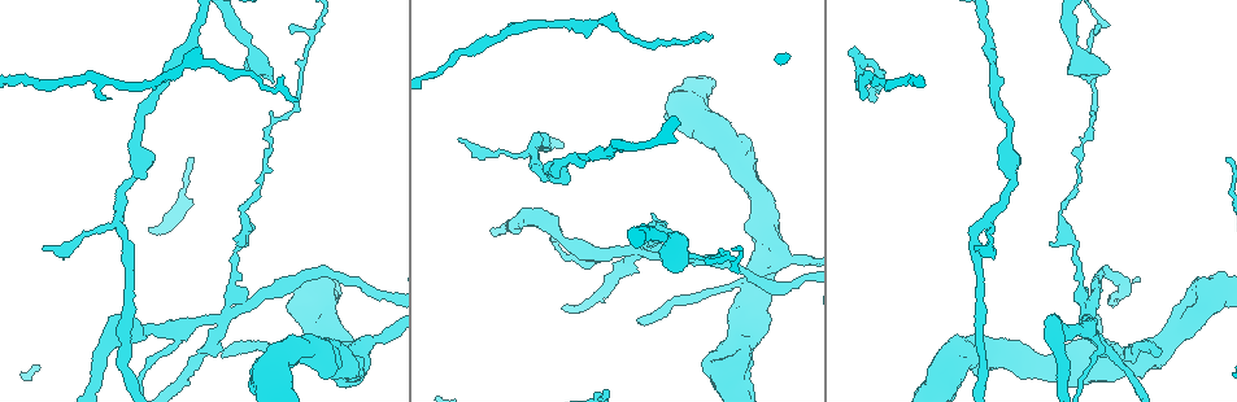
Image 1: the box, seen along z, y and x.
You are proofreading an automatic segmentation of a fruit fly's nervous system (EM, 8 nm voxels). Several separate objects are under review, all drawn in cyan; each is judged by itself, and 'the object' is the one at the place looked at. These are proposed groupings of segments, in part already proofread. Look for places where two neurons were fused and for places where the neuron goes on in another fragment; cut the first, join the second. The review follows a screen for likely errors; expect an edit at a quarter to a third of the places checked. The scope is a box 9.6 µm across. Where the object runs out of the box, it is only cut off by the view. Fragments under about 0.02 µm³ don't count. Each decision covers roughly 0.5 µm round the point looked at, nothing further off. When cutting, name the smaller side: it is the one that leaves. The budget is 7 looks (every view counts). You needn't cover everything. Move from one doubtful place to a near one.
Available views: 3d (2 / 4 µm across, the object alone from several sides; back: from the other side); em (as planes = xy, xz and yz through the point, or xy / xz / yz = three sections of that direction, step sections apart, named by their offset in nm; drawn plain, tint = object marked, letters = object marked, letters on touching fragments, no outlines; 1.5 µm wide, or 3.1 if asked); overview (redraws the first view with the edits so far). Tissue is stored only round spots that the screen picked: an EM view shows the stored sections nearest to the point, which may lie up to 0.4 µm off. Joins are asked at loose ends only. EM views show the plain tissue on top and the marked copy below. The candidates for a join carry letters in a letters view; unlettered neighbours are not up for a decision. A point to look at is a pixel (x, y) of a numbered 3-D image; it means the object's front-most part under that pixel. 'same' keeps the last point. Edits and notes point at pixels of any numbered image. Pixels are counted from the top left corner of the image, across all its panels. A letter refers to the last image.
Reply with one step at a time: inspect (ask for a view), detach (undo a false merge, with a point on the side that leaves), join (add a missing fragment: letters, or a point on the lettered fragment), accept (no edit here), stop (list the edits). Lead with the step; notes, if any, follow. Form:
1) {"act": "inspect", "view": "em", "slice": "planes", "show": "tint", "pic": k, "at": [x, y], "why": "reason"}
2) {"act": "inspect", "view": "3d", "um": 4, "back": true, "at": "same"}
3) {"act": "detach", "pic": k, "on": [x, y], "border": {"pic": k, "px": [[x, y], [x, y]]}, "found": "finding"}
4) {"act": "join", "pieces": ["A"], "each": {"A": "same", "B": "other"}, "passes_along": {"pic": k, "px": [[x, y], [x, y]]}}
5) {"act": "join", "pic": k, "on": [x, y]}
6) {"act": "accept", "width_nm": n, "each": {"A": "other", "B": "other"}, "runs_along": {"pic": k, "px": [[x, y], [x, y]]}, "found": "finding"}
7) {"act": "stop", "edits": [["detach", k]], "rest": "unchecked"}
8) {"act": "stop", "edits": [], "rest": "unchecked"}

{"act": "inspect", "view": "em", "slice": "xy", "step": 8, "show": "tint", "pic": 1, "at": [637, 319], "why": "branch stops here"}

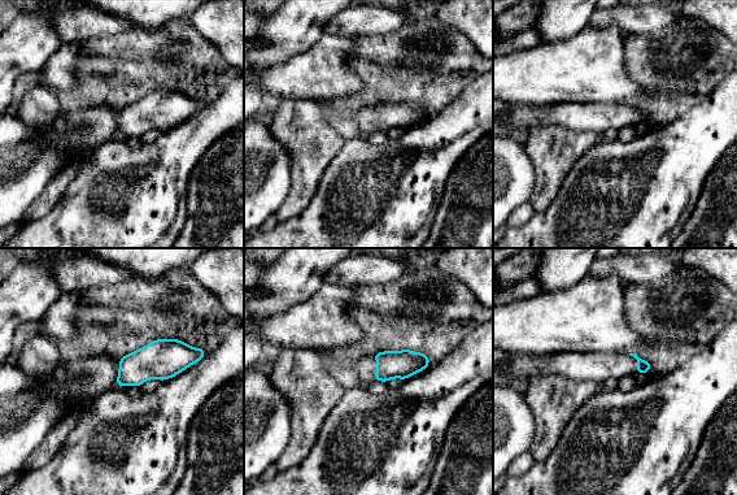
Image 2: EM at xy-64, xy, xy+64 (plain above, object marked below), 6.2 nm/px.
{"act": "inspect", "view": "em", "slice": "planes", "show": "letters", "at": "same", "why": "cut it another way"}

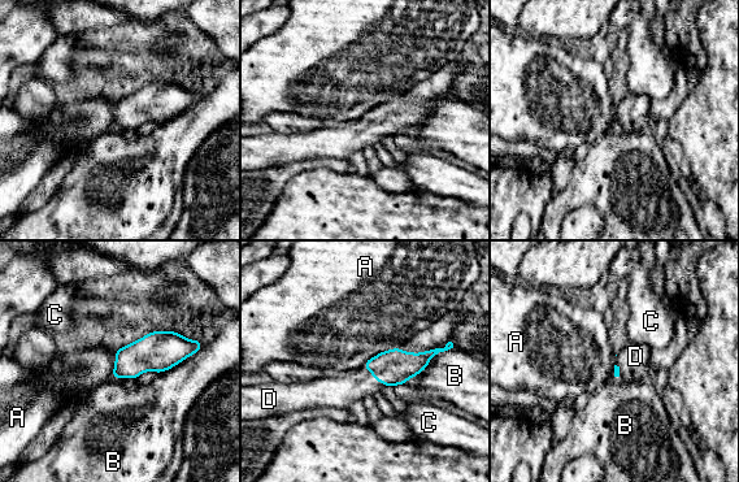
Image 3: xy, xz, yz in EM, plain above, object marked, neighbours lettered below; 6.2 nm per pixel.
{"act": "join", "pieces": ["D"], "longest_contact_nm": ["B", 380], "each": {"A": "other", "B": "other", "C": "other", "D": "same"}, "passes_along": {"pic": 3, "px": [[395, 367], [373, 377], [339, 393]]}, "found": "the neuron continues"}

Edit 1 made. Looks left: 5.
{"act": "inspect", "view": "overview"}

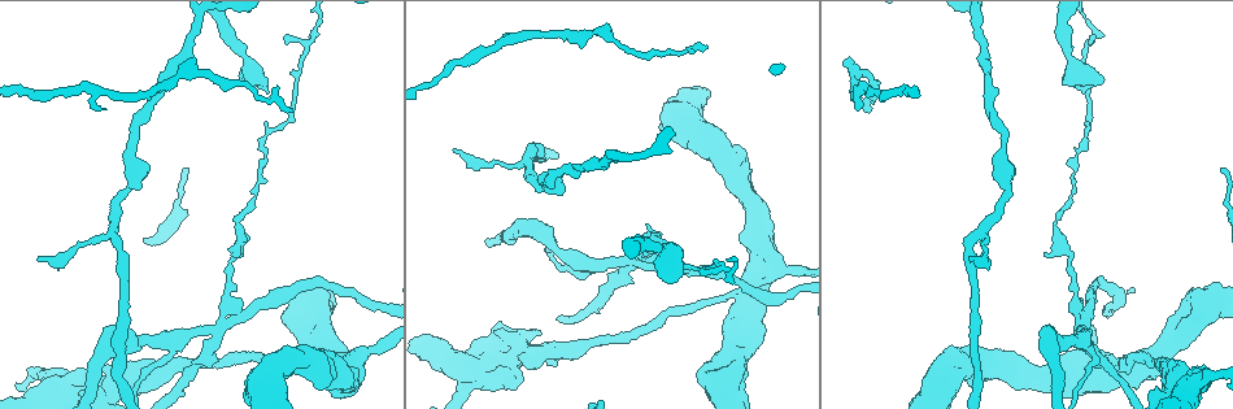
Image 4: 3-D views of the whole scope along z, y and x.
{"act": "inspect", "view": "em", "slice": "yz", "step": 4, "show": "letters", "pic": 4, "at": [634, 261], "why": "four or more arms meet"}

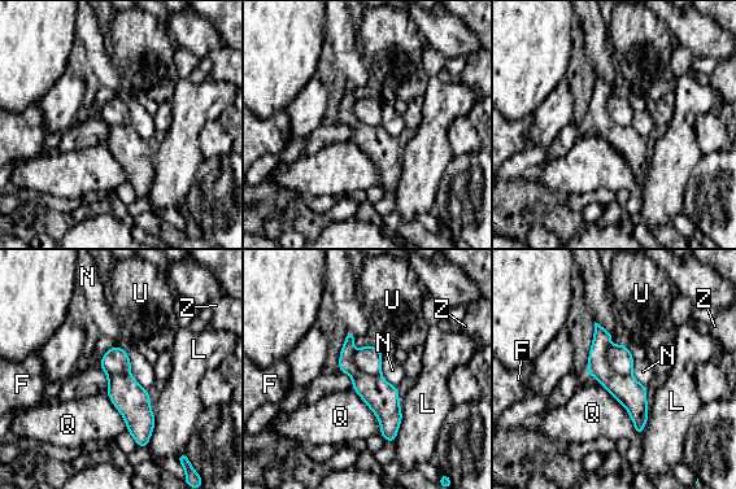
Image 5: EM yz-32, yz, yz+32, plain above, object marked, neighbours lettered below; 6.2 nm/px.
{"act": "detach", "pic": 5, "on": [626, 389], "each": {"F": "other", "L": "other", "N": "other", "Q": "other", "U": "other", "Z": "other"}, "found": "two neurons meet here"}

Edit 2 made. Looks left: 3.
{"act": "inspect", "view": "em", "slice": "yz", "step": 4, "show": "letters", "pic": 4, "at": [38, 257], "why": "tapers out"}

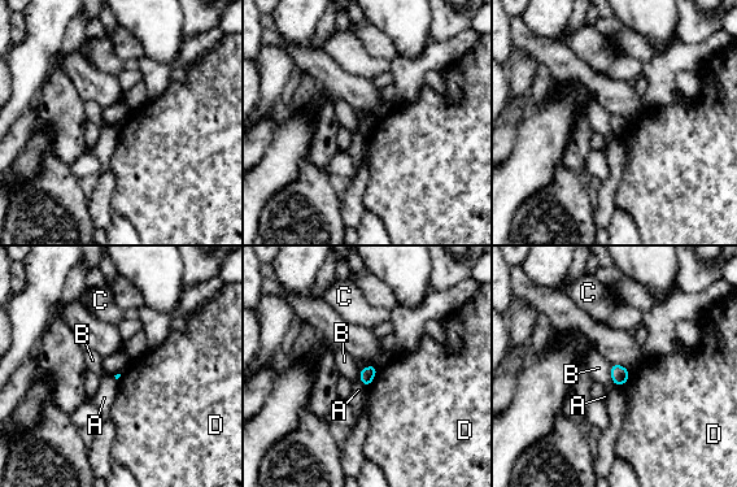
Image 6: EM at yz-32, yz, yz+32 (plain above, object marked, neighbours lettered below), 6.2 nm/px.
{"act": "accept", "longest_contact_nm": ["B", 150], "each": {"A": "other", "B": "other", "C": "other", "D": "other"}, "border": {"pic": 6, "px": [[376, 368], [373, 381], [366, 387]]}, "found": "none of them fits"}

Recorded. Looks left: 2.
{"act": "stop", "edits": [["join", 3], ["detach", 5]], "rest": "unchecked"}

